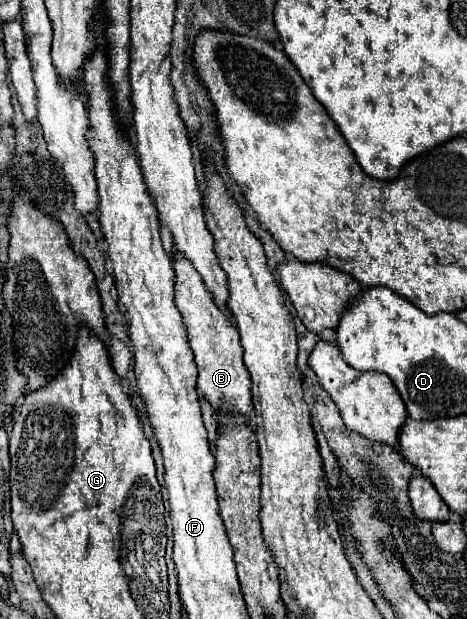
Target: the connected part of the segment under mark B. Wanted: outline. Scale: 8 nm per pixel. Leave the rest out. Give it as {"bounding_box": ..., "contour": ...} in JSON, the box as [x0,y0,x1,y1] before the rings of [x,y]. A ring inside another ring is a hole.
{"bounding_box":[173,248,253,416],"contour":[[[173,248],[173,270],[175,270],[175,306],[183,314],[187,334],[189,334],[189,344],[195,356],[195,364],[199,370],[197,376],[197,388],[205,394],[205,398],[213,404],[215,410],[237,410],[239,414],[243,412],[245,416],[251,414],[253,402],[251,402],[251,376],[243,364],[243,348],[239,342],[239,332],[237,326],[231,322],[229,316],[225,316],[207,286],[203,284],[199,272],[193,268],[185,256],[177,248]]]}

